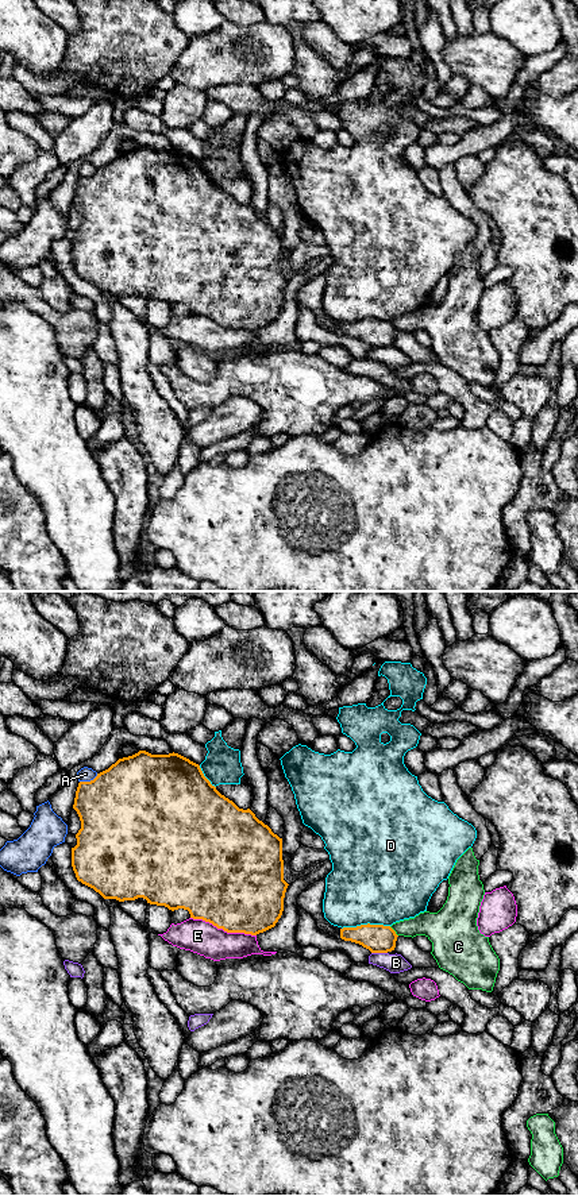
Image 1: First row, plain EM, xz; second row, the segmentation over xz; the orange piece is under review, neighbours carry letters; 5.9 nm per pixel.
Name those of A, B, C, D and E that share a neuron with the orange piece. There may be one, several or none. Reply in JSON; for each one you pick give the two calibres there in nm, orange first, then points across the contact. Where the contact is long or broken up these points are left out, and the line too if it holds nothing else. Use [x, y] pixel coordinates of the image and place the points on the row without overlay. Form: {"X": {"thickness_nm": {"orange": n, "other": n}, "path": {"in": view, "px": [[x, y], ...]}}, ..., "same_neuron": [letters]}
{"same_neuron": []}

